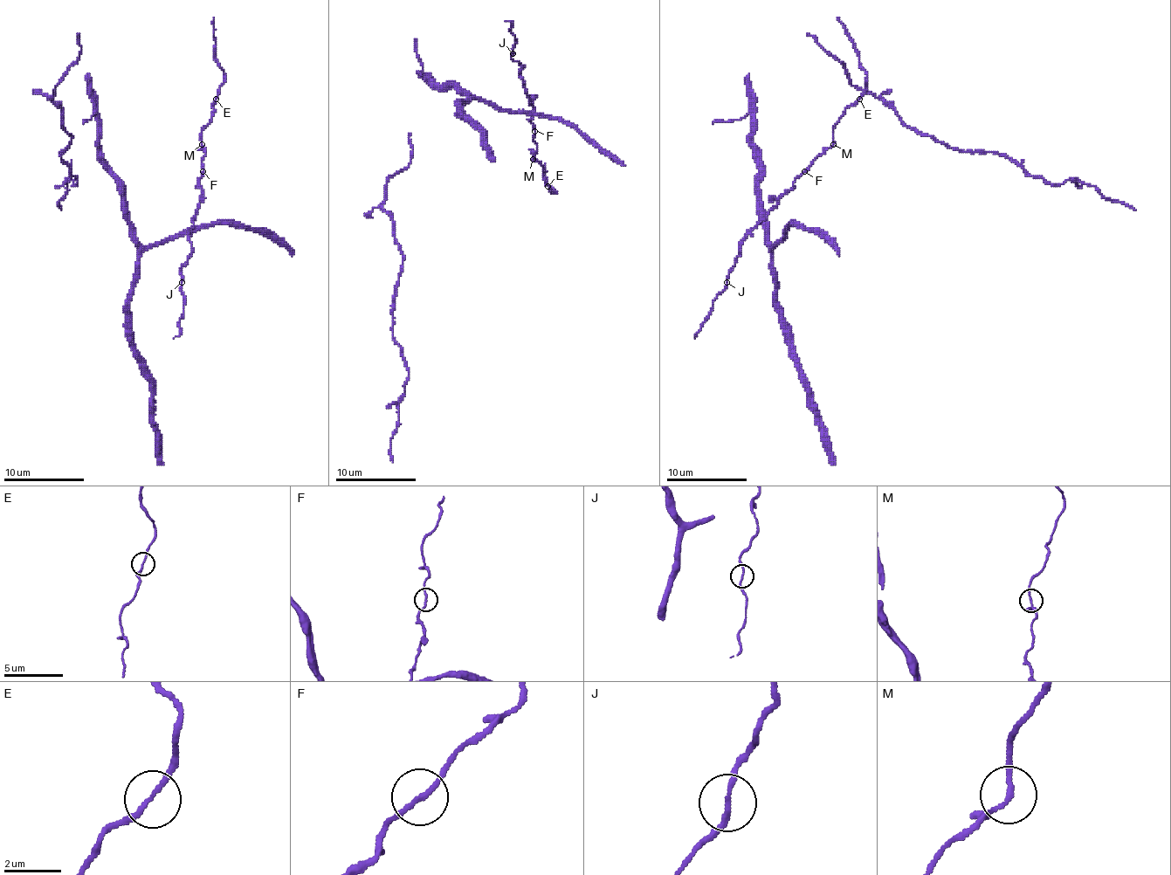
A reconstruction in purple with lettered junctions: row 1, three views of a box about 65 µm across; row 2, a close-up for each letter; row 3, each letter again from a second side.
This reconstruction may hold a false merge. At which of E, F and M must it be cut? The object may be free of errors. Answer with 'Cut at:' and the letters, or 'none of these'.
Cut at: none of these

